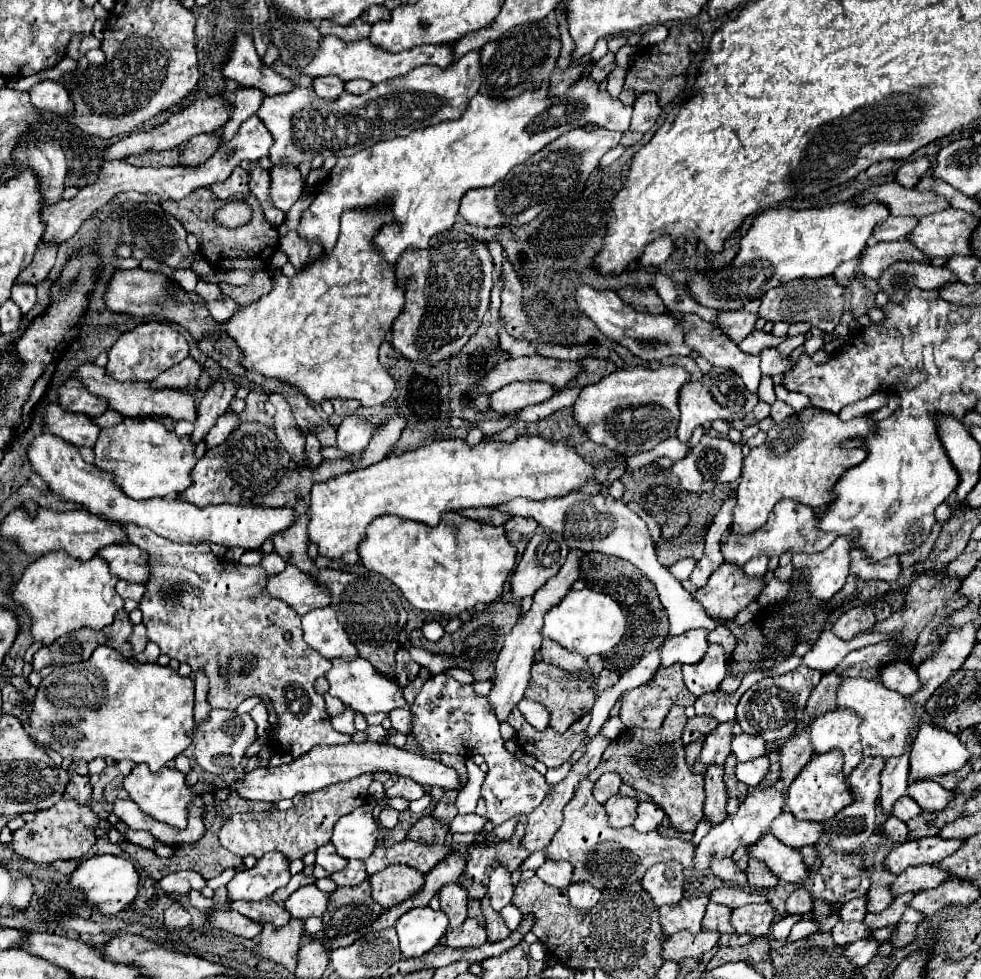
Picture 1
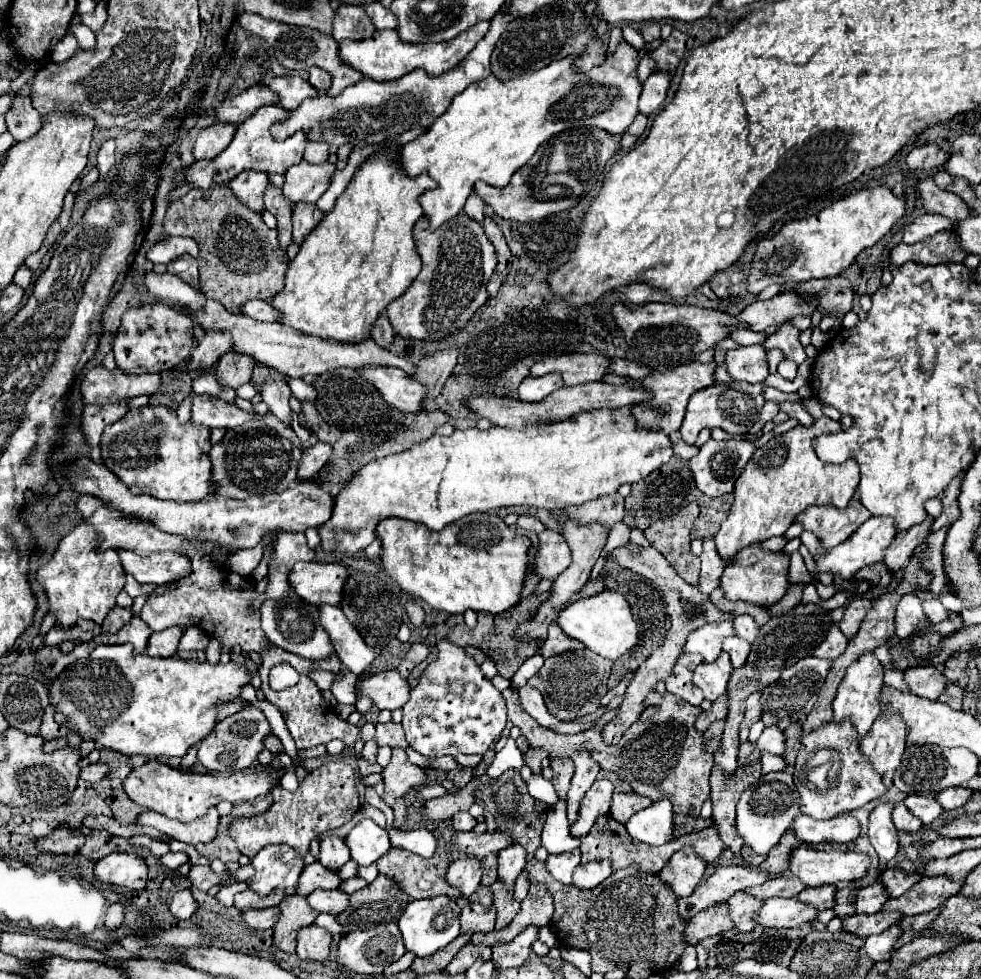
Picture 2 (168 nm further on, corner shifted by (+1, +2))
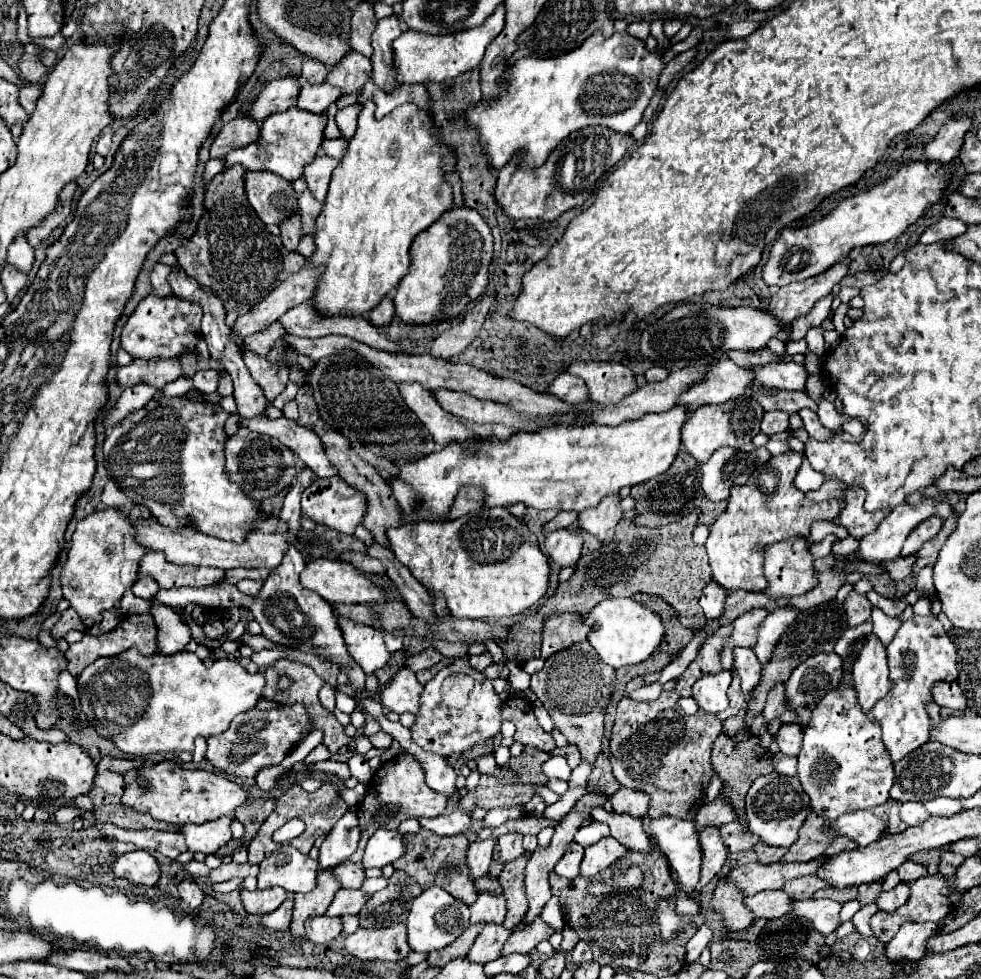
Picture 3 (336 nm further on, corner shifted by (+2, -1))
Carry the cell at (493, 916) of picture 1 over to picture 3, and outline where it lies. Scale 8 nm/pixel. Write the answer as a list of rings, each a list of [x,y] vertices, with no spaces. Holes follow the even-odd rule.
[[[521,856],[521,860],[513,860],[513,862],[505,864],[505,868],[499,876],[503,896],[507,898],[507,916],[503,920],[503,926],[507,930],[513,930],[525,916],[525,908],[527,908],[525,864],[527,864],[527,858]]]

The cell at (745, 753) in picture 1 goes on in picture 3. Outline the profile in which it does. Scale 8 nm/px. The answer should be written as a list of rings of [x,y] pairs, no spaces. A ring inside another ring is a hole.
[[[783,724],[775,734],[775,742],[783,754],[797,756],[797,752],[801,750],[801,736],[803,734],[797,724]]]

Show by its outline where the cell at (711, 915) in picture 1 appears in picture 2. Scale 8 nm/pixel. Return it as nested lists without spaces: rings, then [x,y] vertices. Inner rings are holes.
[[[736,893],[734,897],[730,897],[728,907],[730,907],[730,917],[734,921],[734,927],[742,933],[750,933],[756,927],[754,913],[758,913],[762,905],[764,905],[764,899],[750,897],[748,893]]]

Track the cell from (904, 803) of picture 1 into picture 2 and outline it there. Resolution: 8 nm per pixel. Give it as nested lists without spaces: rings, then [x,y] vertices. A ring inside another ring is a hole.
[[[908,795],[908,797],[904,799],[904,803],[906,803],[906,807],[908,807],[916,817],[922,819],[924,825],[930,825],[934,819],[938,819],[938,817],[944,813],[944,809],[938,805],[938,801],[936,801],[934,797]]]

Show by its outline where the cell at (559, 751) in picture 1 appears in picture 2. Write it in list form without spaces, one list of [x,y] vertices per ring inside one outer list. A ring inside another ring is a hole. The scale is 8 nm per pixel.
[[[508,687],[502,691],[506,705],[508,705],[508,719],[520,727],[522,735],[530,741],[532,747],[540,747],[546,749],[550,753],[550,759],[554,757],[572,757],[572,753],[580,747],[588,749],[594,757],[594,761],[598,761],[600,769],[606,771],[614,771],[622,781],[630,783],[632,789],[638,795],[646,795],[652,801],[660,801],[660,799],[668,799],[674,807],[674,813],[684,813],[684,815],[692,815],[698,817],[702,803],[710,797],[710,769],[714,765],[714,755],[704,751],[704,743],[702,743],[702,733],[698,733],[694,729],[694,721],[698,719],[698,713],[702,711],[702,707],[694,707],[686,701],[682,701],[680,697],[672,695],[672,693],[664,693],[660,695],[658,691],[650,693],[644,701],[646,707],[656,707],[656,715],[650,721],[636,721],[632,723],[618,745],[606,745],[602,741],[602,727],[606,723],[610,723],[612,719],[616,719],[618,709],[610,709],[606,711],[600,719],[598,725],[590,731],[578,733],[578,735],[558,735],[542,725],[538,725],[536,719],[532,719],[520,705],[520,697],[518,691],[514,691],[514,687]]]

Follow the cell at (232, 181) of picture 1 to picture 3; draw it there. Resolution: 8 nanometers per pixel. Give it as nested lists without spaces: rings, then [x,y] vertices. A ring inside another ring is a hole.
[[[247,172],[245,194],[265,224],[281,224],[281,220],[297,212],[297,194],[291,184],[271,172]]]

